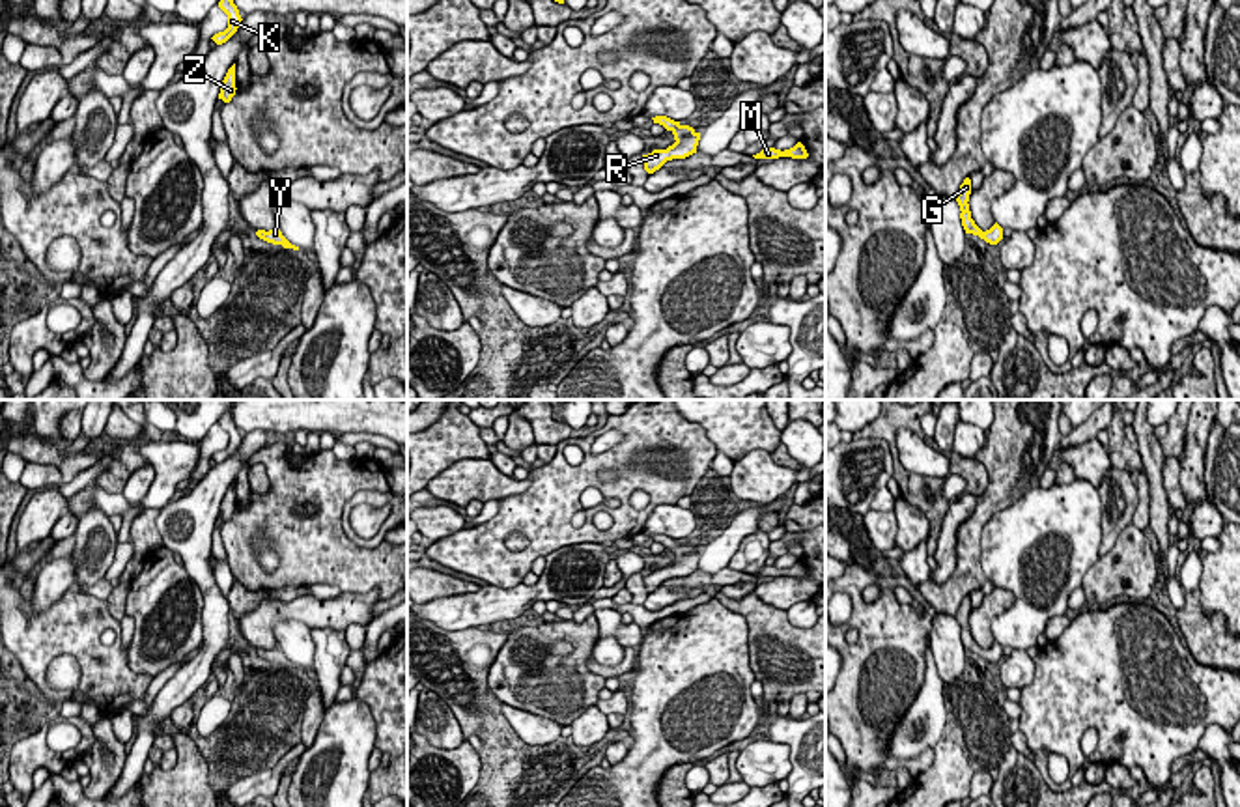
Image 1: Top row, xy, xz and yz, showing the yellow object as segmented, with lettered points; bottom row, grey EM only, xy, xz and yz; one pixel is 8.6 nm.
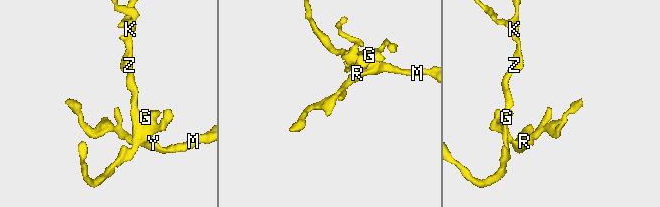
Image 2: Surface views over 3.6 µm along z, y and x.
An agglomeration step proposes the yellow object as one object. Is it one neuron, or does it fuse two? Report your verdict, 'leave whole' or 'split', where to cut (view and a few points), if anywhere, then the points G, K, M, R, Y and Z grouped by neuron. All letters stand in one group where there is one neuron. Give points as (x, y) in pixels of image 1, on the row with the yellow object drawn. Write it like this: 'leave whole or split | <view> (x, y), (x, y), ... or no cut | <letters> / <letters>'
leave whole | no cut | G K M R Y Z

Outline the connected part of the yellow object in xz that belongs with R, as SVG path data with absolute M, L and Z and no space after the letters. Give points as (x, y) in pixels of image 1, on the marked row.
M655 116L652 120L654 120L654 123L659 123L667 131L670 131L674 134L676 142L672 146L669 146L667 149L654 149L652 153L642 155L644 170L648 174L654 174L655 170L659 170L667 161L685 159L685 157L697 153L700 133L697 133L693 127L682 125L680 121L674 121L667 116Z

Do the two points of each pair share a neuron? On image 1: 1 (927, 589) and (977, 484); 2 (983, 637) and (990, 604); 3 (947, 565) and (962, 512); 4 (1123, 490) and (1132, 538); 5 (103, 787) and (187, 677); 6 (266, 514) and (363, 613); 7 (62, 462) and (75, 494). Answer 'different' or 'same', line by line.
1: different
2: same
3: same
4: different
5: different
6: different
7: different

